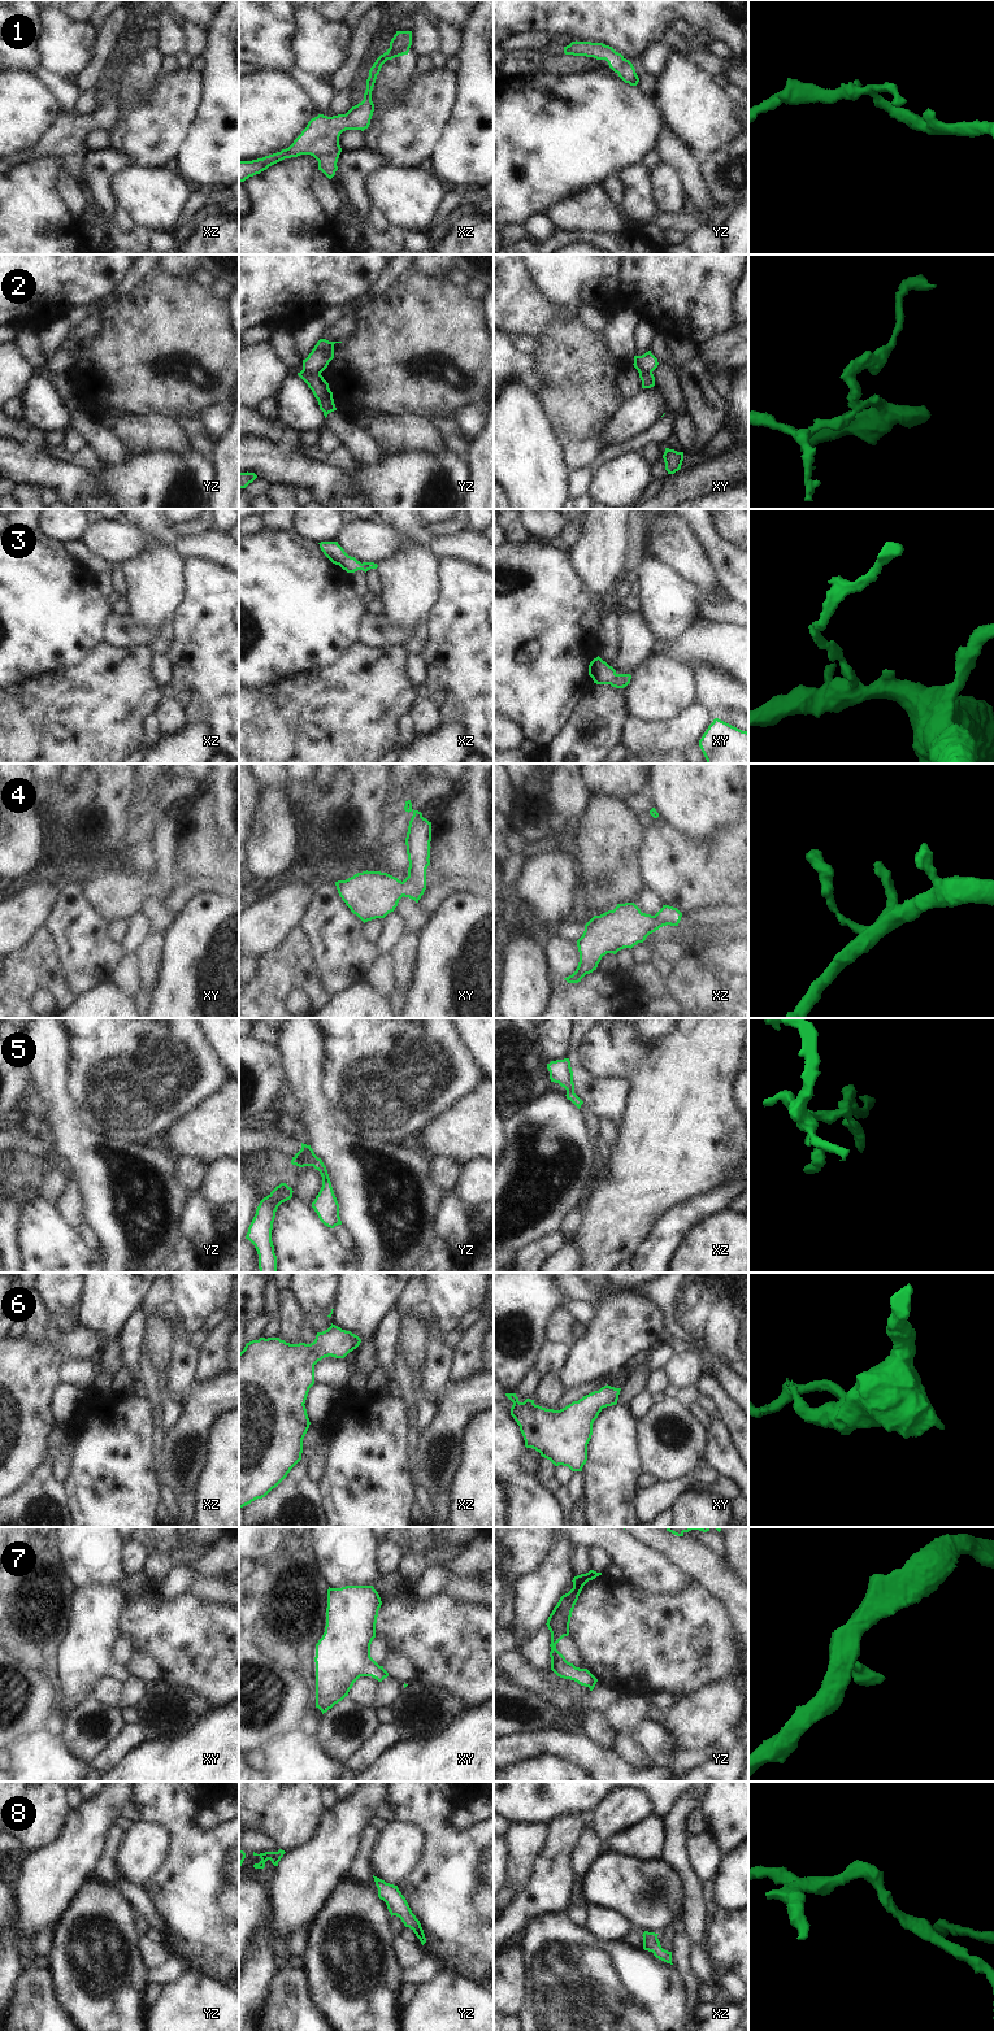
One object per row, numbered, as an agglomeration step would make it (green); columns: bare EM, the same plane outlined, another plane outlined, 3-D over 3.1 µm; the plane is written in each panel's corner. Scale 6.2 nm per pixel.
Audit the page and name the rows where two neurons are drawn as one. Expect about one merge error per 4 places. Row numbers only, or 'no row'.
2

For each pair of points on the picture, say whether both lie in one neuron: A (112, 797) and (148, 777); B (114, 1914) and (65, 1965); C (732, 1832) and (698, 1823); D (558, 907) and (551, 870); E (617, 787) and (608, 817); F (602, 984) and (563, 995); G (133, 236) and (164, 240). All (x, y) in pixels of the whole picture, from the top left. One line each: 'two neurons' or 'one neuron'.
A: two neurons
B: one neuron
C: two neurons
D: one neuron
E: two neurons
F: one neuron
G: one neuron

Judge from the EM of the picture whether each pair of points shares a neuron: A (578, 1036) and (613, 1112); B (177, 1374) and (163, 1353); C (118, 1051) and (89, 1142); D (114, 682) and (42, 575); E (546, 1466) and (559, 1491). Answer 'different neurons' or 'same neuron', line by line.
A: same neuron
B: different neurons
C: different neurons
D: different neurons
E: same neuron

